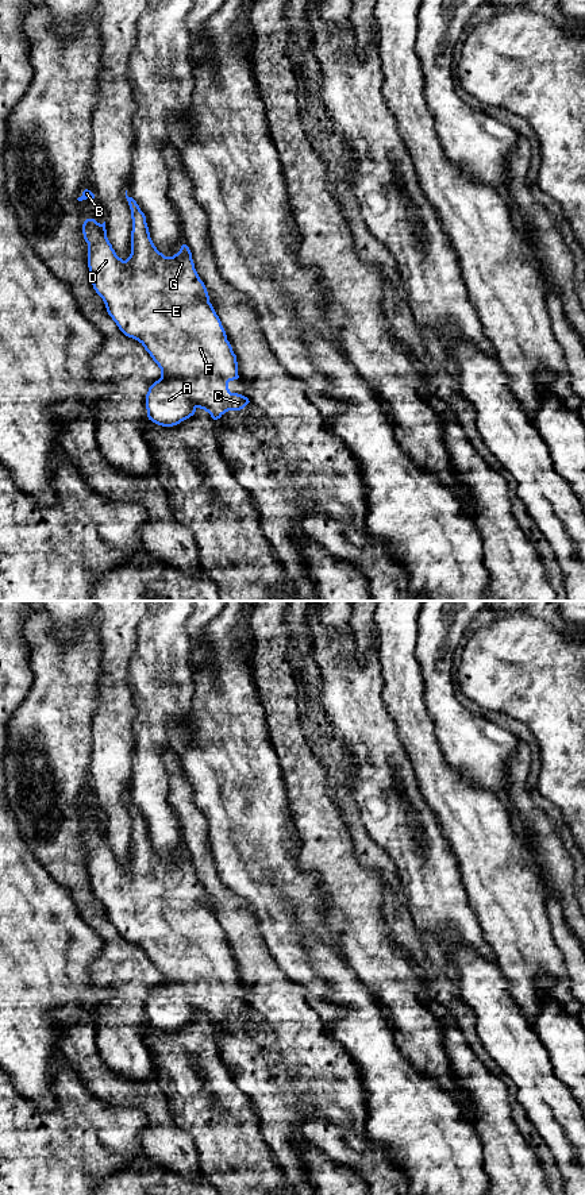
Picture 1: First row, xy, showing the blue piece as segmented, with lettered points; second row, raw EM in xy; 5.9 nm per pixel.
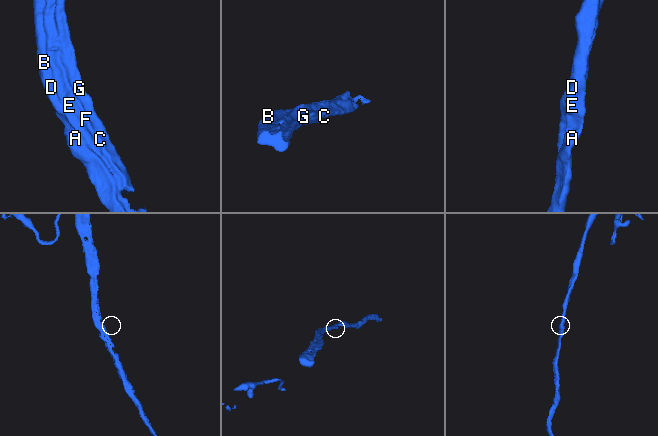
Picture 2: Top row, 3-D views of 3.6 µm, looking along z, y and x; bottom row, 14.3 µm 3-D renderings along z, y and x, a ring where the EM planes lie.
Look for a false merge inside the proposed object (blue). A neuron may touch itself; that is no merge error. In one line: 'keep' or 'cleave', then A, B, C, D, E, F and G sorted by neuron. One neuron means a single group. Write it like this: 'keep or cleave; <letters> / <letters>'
keep; A B C D E F G

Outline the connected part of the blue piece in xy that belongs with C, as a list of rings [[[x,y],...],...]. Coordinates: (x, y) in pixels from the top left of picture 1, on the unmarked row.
[[[127,801],[131,814],[131,859],[123,866],[112,853],[107,843],[105,826],[97,828],[86,824],[82,829],[84,844],[88,848],[88,872],[96,898],[103,903],[108,920],[119,934],[128,942],[138,945],[161,974],[161,983],[155,986],[146,999],[147,1022],[162,1032],[173,1032],[195,1019],[196,1014],[204,1014],[213,1025],[220,1024],[228,1015],[240,1015],[250,1006],[247,1002],[231,998],[228,987],[238,984],[238,967],[226,936],[216,920],[204,887],[200,884],[192,857],[186,849],[173,861],[165,861],[154,851],[146,821],[132,802]]]

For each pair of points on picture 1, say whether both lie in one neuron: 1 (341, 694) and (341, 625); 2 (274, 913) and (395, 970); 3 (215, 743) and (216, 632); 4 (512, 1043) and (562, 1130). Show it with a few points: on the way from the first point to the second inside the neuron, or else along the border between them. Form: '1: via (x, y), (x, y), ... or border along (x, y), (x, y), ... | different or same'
1: border along (316, 615), (316, 619), (334, 635), (351, 633) | different
2: border along (326, 913), (328, 926), (338, 936), (341, 953) | different
3: via (223, 716), (223, 659) | same
4: via (528, 1064), (538, 1090), (551, 1109) | same

